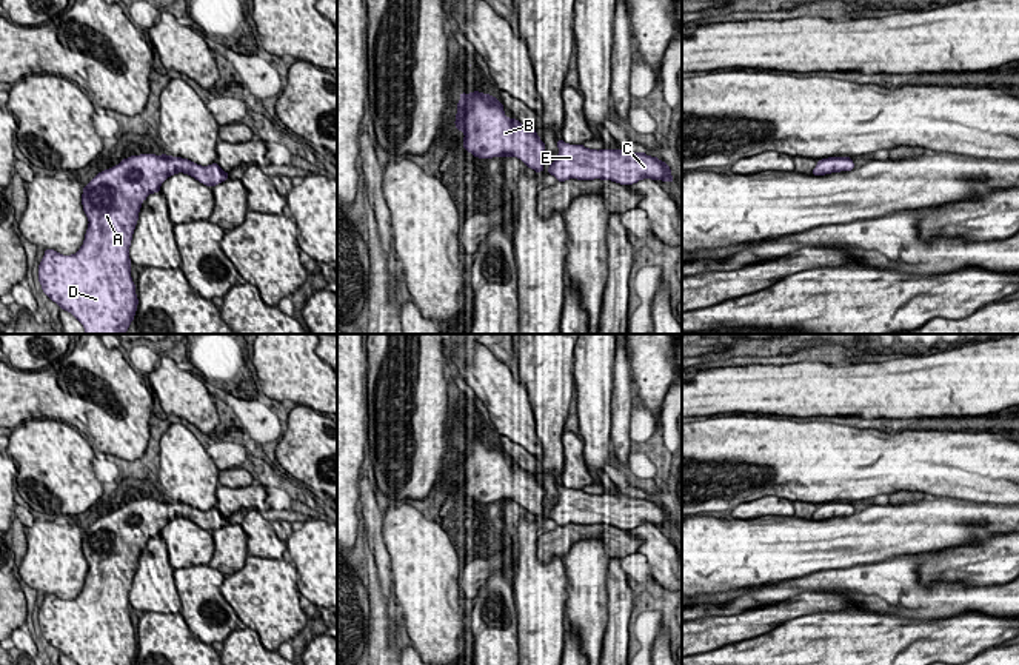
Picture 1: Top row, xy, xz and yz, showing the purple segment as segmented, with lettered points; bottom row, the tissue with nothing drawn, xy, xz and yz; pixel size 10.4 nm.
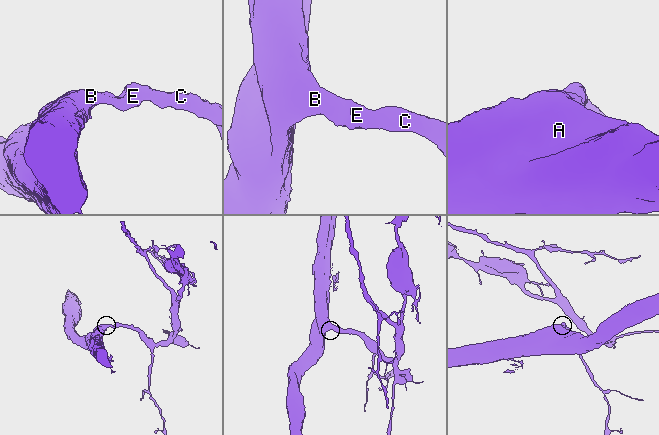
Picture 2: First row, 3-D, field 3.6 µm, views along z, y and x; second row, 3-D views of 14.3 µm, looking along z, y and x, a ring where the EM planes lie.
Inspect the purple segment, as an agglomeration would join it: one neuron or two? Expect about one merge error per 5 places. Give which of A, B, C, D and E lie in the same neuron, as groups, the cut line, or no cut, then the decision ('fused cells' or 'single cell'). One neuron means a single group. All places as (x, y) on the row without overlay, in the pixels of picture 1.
groups A B C D E; cut none; single cell

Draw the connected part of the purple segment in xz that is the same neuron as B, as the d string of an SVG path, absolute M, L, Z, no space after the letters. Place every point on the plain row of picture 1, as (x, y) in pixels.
M477 434L471 439L462 436L454 470L465 479L465 496L474 502L485 505L513 500L536 517L543 516L545 488L534 473L508 463L496 442Z

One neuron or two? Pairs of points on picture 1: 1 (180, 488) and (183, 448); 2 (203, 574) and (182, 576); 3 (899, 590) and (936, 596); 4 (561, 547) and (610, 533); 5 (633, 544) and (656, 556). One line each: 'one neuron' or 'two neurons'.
1: one neuron
2: one neuron
3: one neuron
4: one neuron
5: two neurons

